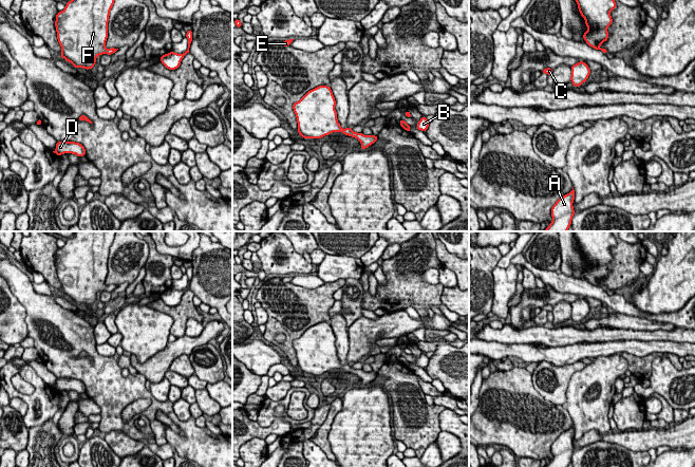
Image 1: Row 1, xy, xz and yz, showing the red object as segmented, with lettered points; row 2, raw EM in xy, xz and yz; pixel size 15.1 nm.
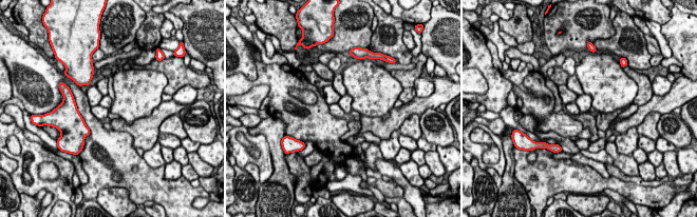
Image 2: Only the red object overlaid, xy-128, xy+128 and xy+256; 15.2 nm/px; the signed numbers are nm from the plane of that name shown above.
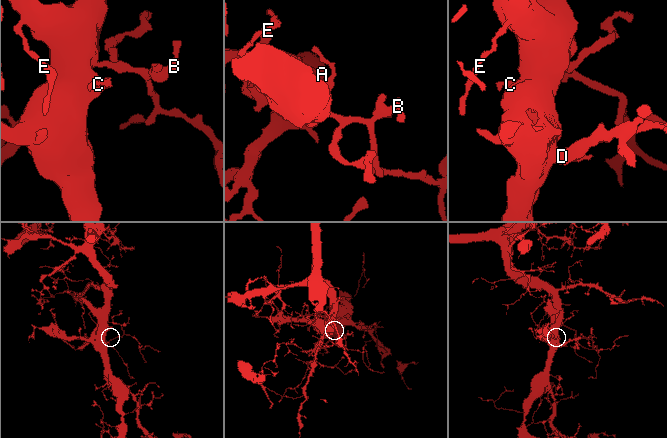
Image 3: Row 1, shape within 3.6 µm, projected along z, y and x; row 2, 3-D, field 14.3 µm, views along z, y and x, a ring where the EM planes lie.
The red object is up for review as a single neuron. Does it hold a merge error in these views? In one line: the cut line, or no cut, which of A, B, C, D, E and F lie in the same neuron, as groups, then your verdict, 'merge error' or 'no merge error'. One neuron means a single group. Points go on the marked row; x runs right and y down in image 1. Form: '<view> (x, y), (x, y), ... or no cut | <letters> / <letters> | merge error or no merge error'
no cut | A B C D E F | no merge error

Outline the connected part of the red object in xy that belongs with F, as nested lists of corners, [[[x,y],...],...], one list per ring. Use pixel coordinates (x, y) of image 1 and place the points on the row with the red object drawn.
[[[71,0],[56,15],[57,39],[61,57],[75,68],[95,66],[98,55],[112,55],[118,49],[106,49],[110,11],[115,0]]]

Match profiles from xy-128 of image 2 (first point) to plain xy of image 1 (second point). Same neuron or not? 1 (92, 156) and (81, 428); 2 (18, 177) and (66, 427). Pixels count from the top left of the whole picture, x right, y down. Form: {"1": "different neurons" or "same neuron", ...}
{"1": "different neurons", "2": "different neurons"}

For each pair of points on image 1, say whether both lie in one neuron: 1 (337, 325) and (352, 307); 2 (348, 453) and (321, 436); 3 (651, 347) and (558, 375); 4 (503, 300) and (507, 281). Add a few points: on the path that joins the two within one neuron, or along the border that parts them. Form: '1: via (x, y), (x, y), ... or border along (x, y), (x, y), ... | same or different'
1: border along (339, 313), (345, 321), (346, 331) | different
2: border along (335, 417), (327, 437), (334, 455) | different
3: border along (579, 360), (573, 363), (555, 365) | different
4: via (503, 296), (505, 285) | same

